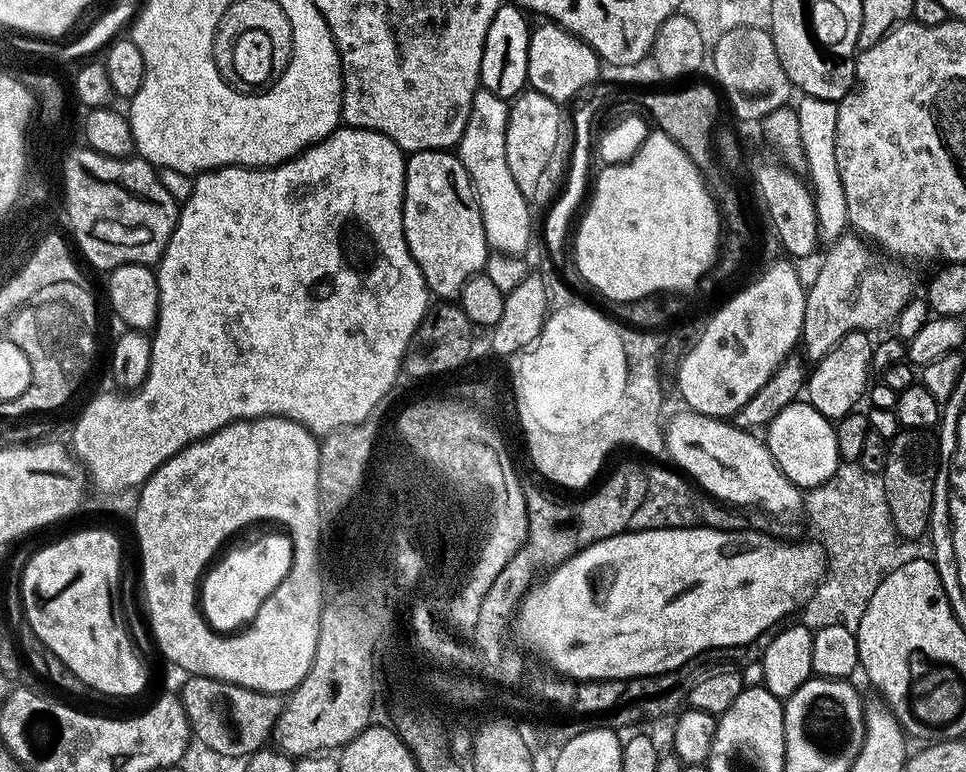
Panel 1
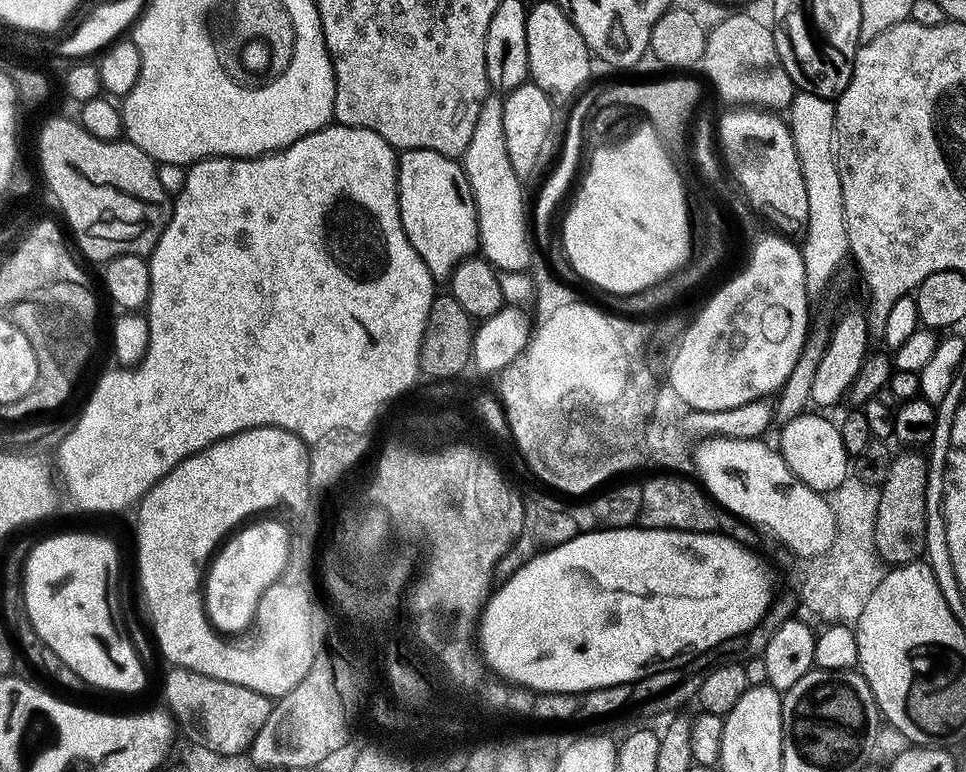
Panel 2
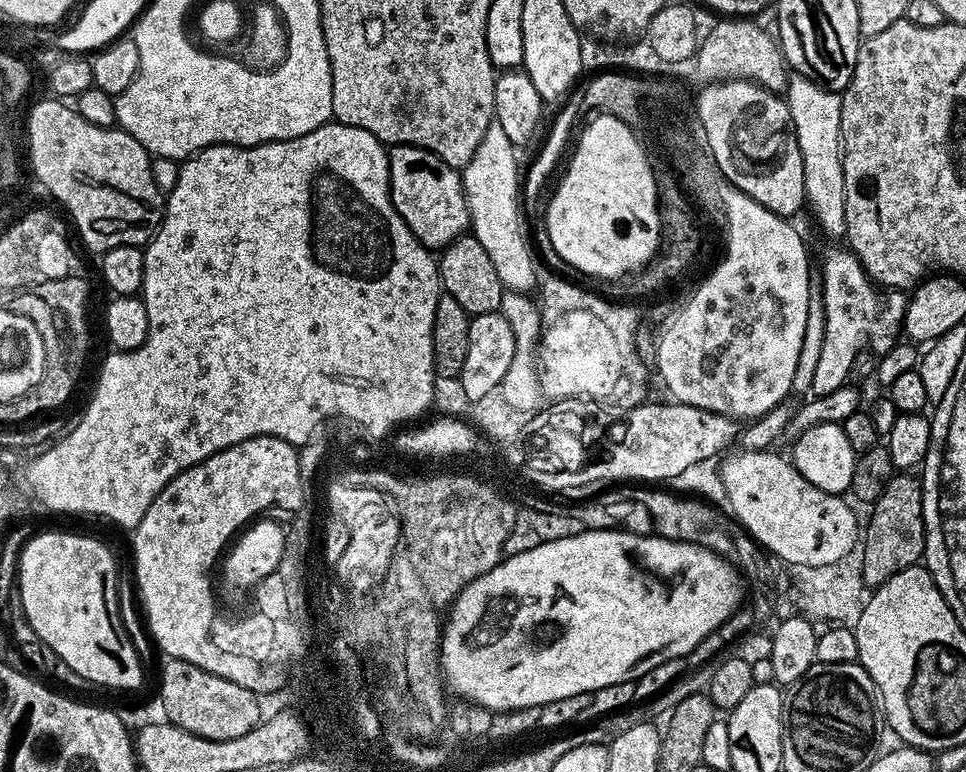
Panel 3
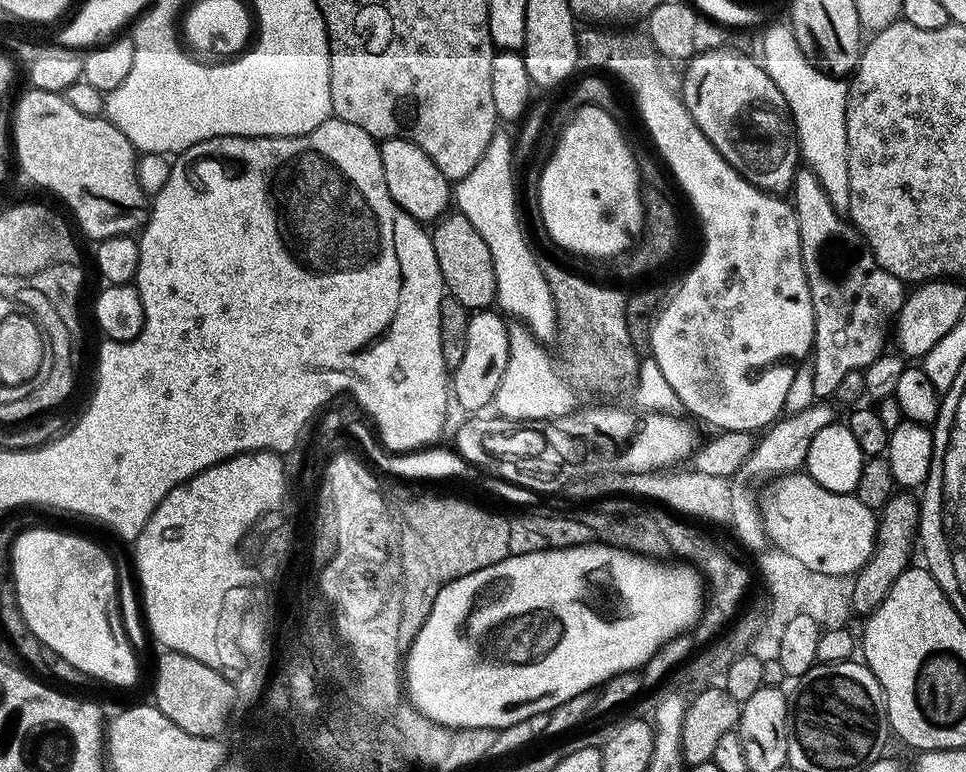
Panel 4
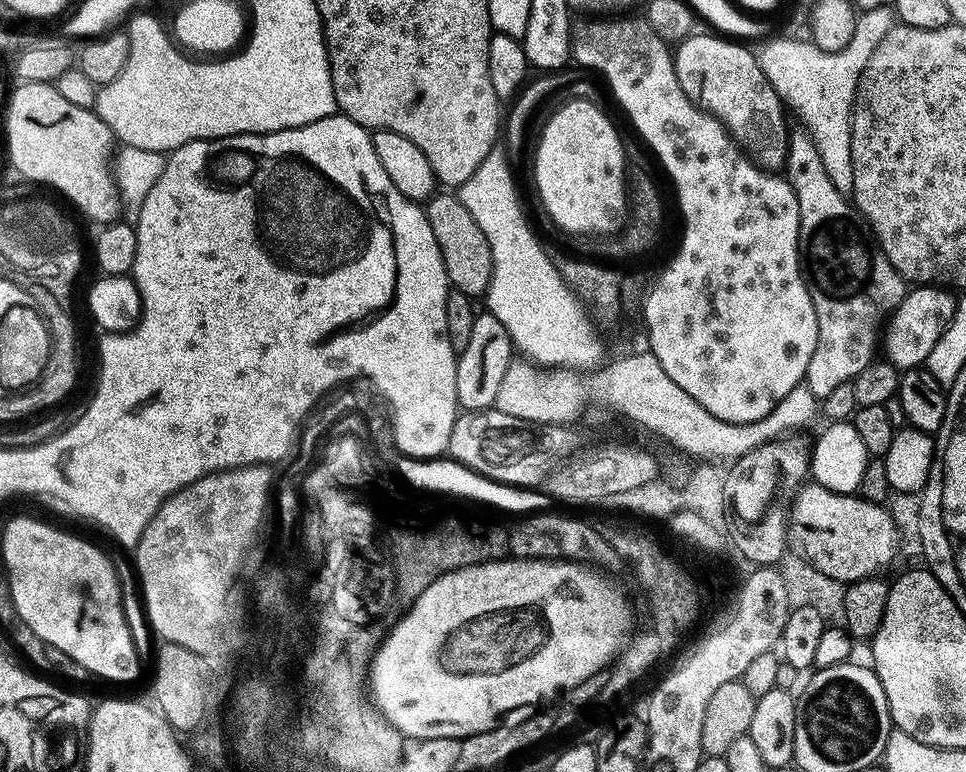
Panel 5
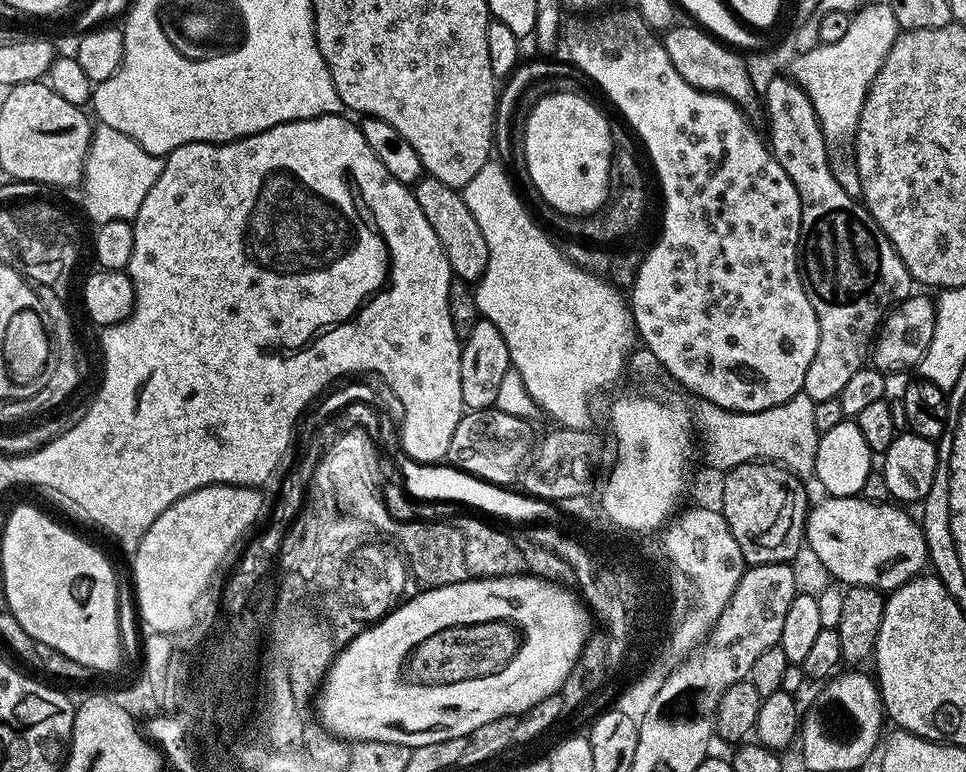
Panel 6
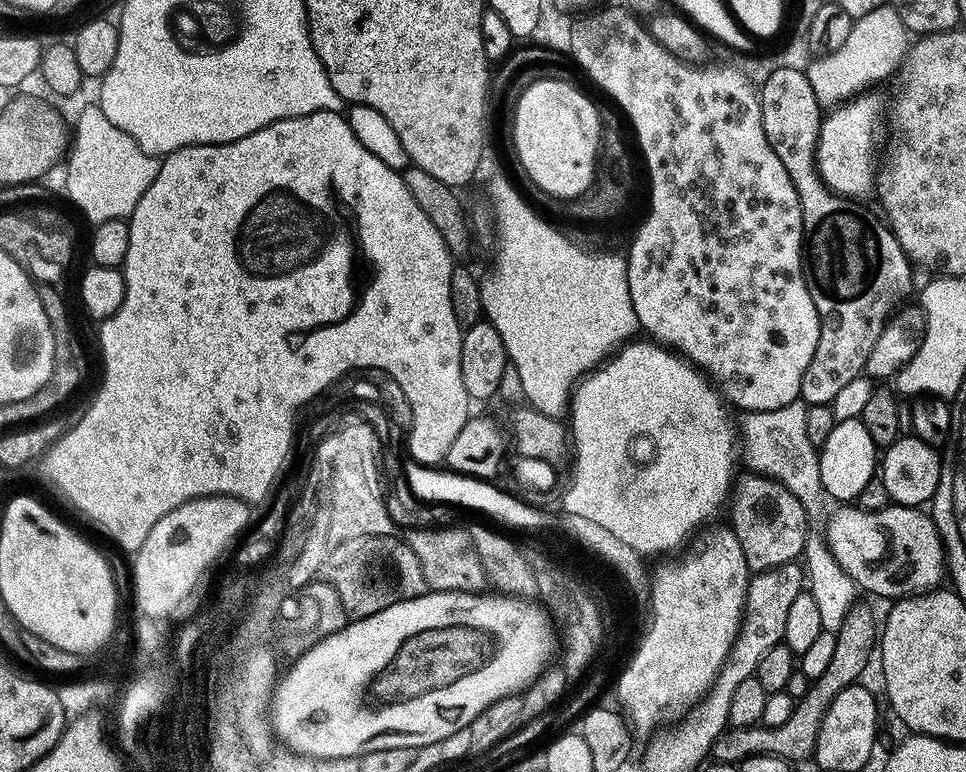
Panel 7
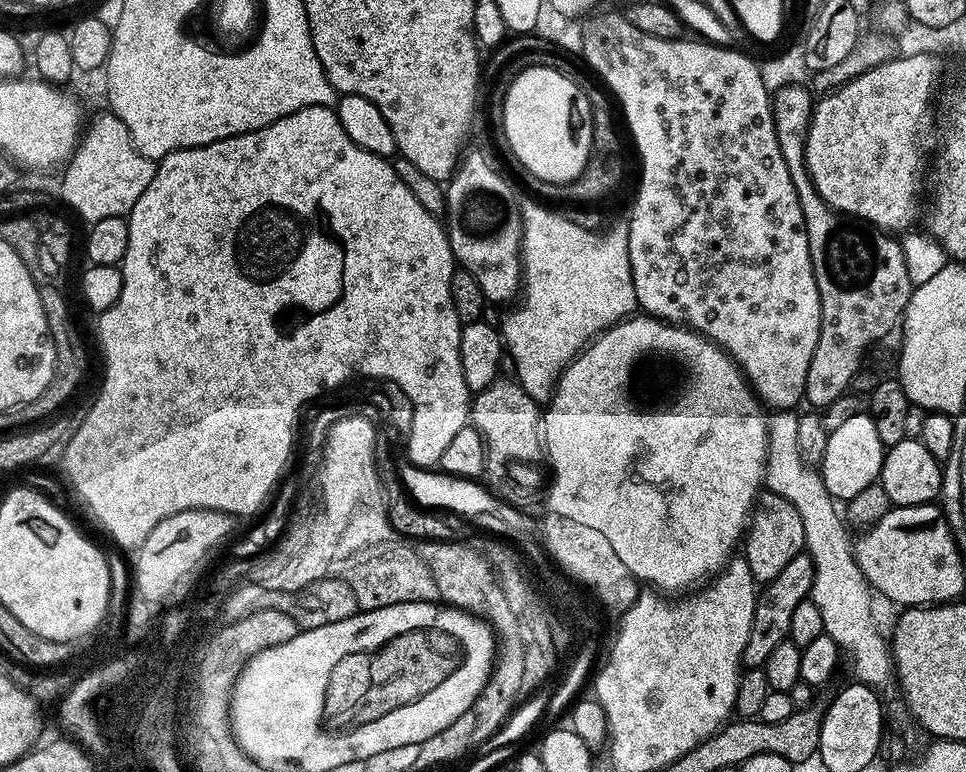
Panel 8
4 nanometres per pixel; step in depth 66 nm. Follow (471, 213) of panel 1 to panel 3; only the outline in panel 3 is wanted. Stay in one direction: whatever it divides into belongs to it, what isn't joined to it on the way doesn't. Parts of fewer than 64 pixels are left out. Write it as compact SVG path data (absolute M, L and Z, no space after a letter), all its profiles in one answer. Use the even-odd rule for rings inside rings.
M397 144L388 152L392 201L410 230L429 250L443 250L469 231L468 203L461 173L430 150Z

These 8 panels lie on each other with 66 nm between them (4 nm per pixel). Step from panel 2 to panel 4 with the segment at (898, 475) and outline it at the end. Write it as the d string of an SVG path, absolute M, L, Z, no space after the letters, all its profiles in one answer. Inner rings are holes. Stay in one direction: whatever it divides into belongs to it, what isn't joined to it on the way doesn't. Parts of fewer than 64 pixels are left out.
M904 490L897 491L884 503L883 508L879 509L876 548L872 552L872 557L855 573L852 580L853 613L872 612L882 602L882 598L890 594L890 586L894 586L894 582L898 582L901 574L913 563L912 547L917 547L919 531L920 505L917 497Z

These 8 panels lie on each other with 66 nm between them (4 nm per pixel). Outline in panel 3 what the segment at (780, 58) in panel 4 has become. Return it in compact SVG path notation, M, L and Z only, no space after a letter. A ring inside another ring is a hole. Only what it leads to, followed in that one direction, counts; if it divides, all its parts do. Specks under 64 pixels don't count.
M793 75L788 81L786 99L798 138L798 150L802 150L804 195L807 203L810 208L812 204L812 212L826 235L843 237L846 230L846 178L842 174L840 153L840 96L820 87L815 80Z

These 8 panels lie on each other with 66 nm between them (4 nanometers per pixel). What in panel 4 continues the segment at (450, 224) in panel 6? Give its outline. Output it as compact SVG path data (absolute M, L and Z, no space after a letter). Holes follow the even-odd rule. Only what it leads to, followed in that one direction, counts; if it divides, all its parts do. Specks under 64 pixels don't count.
M459 210L449 211L431 229L430 235L434 255L438 258L438 270L442 270L445 293L458 298L458 302L462 302L462 306L466 306L469 310L491 309L496 304L498 290L498 278L494 274L494 258L490 258L490 246L486 246L482 234L474 230L470 218L466 218L466 214L462 214Z

